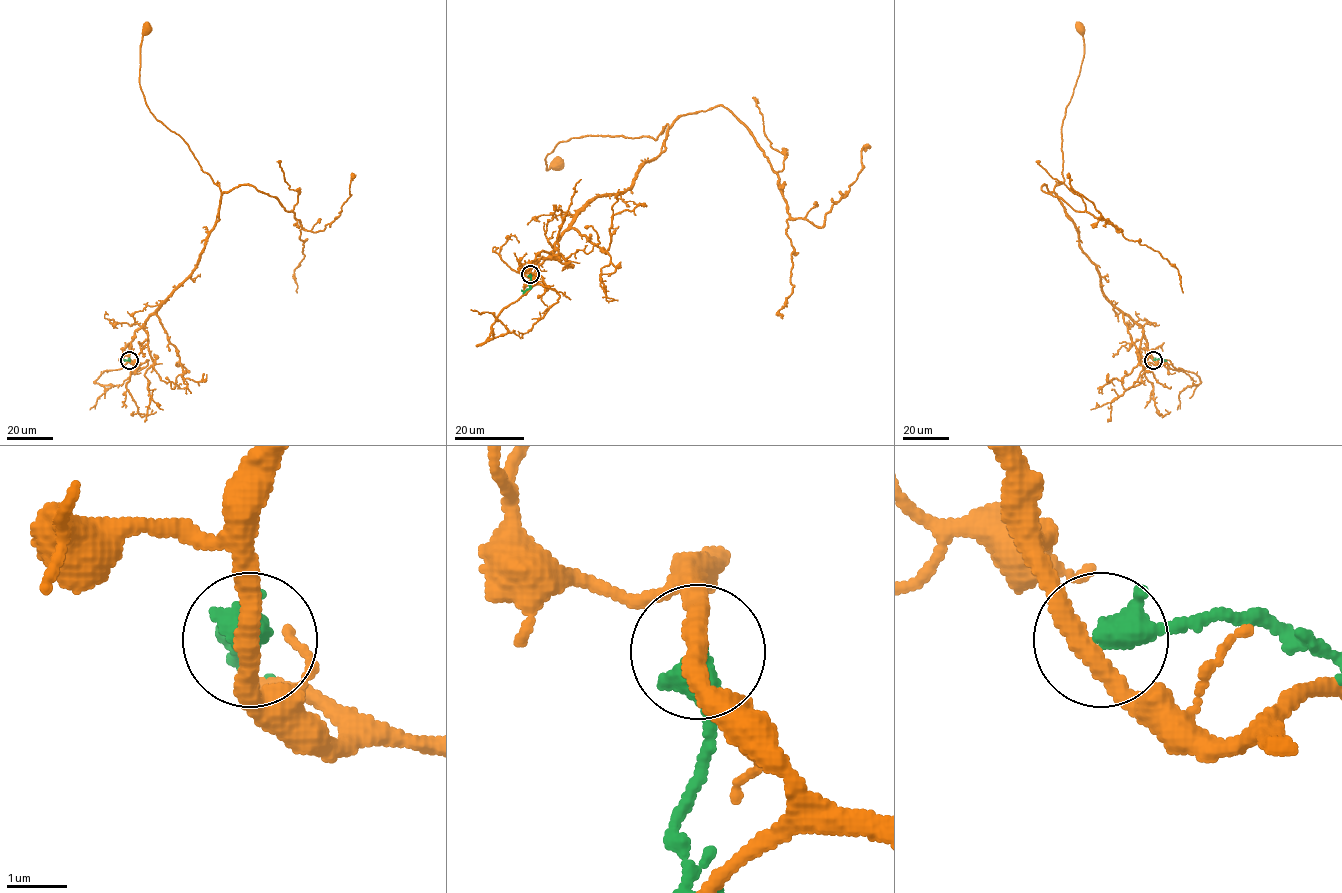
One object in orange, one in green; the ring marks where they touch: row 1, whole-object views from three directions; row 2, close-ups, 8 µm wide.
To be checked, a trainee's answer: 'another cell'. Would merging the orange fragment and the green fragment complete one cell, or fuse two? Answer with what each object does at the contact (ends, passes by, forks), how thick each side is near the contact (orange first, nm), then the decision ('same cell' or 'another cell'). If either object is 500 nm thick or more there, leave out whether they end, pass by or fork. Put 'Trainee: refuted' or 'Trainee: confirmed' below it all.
340/500 nm | another cell
Trainee: confirmed

